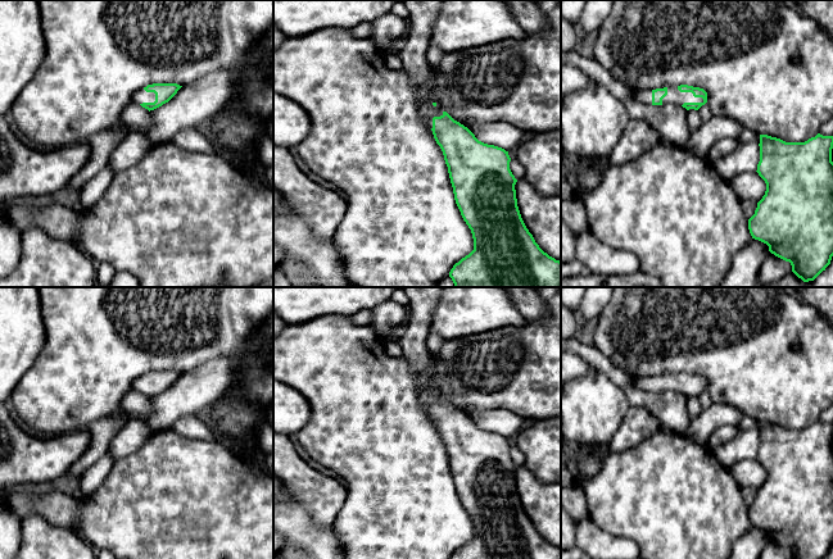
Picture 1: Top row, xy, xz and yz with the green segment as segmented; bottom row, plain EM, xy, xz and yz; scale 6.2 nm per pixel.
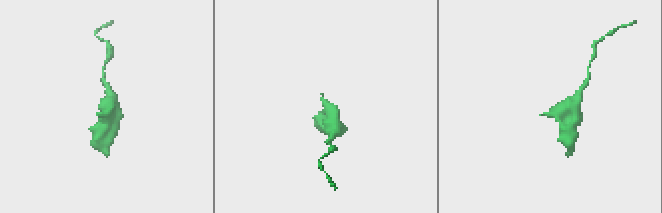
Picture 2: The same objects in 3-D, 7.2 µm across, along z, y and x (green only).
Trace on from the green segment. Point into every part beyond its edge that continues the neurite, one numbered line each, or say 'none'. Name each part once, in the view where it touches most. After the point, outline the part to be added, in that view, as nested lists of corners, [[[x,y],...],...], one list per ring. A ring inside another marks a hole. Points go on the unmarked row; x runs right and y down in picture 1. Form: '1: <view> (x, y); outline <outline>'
1: yz (674, 383); outline [[[669,373],[662,391],[683,392],[684,390],[703,390],[702,385],[694,385],[692,380],[680,380],[678,373]]]

